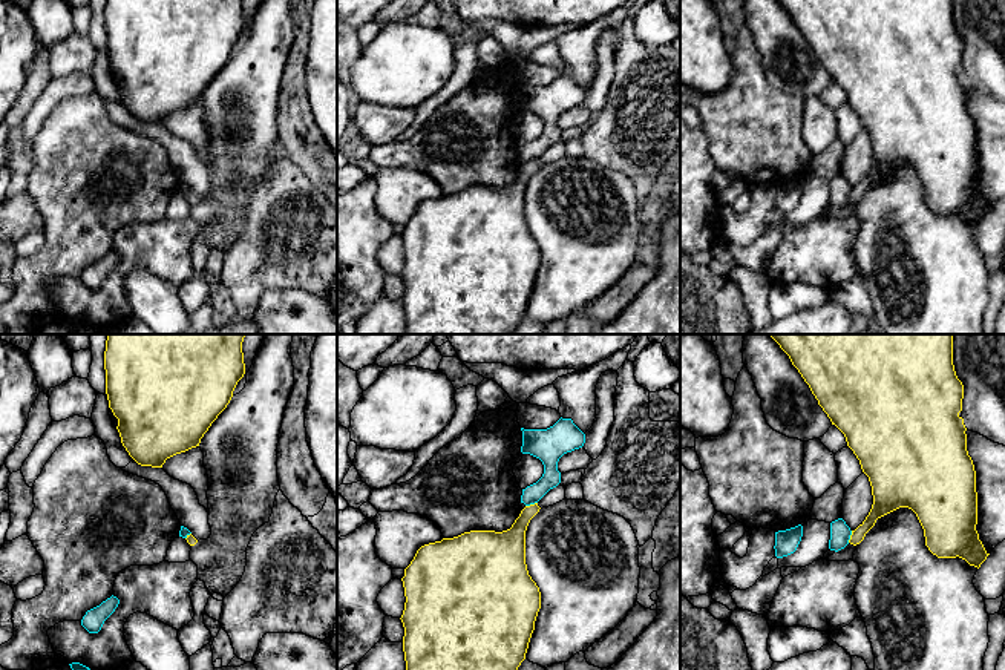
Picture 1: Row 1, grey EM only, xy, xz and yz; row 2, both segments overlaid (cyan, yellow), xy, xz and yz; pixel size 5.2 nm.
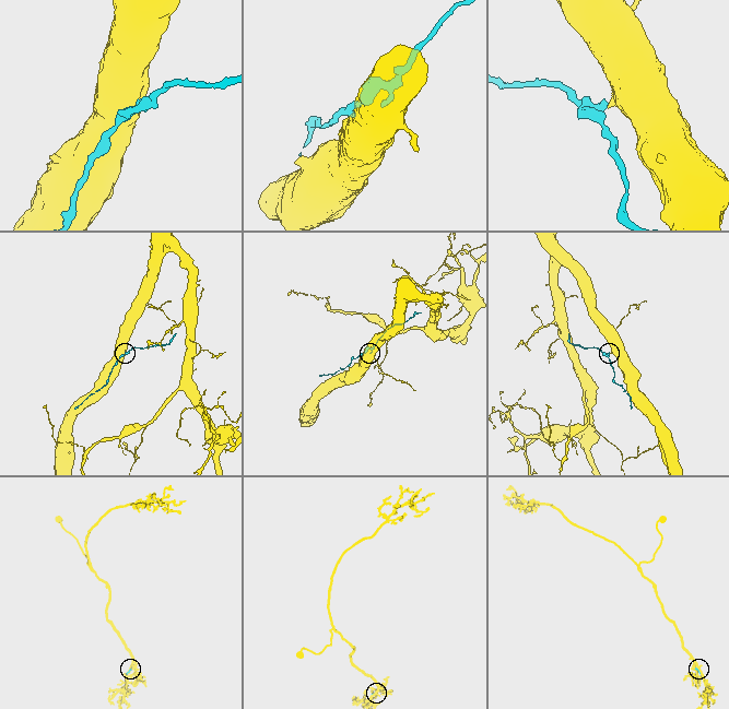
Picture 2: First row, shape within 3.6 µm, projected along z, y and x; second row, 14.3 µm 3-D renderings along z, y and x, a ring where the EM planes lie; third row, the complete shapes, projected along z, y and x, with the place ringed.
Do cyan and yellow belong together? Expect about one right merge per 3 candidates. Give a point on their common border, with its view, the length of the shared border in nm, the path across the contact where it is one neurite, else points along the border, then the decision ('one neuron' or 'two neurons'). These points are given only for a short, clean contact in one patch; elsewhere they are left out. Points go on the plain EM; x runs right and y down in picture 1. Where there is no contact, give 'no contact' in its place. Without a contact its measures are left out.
contact xz (530, 160); length 70 nm; border xz (536, 158), (526, 163); two neurons

